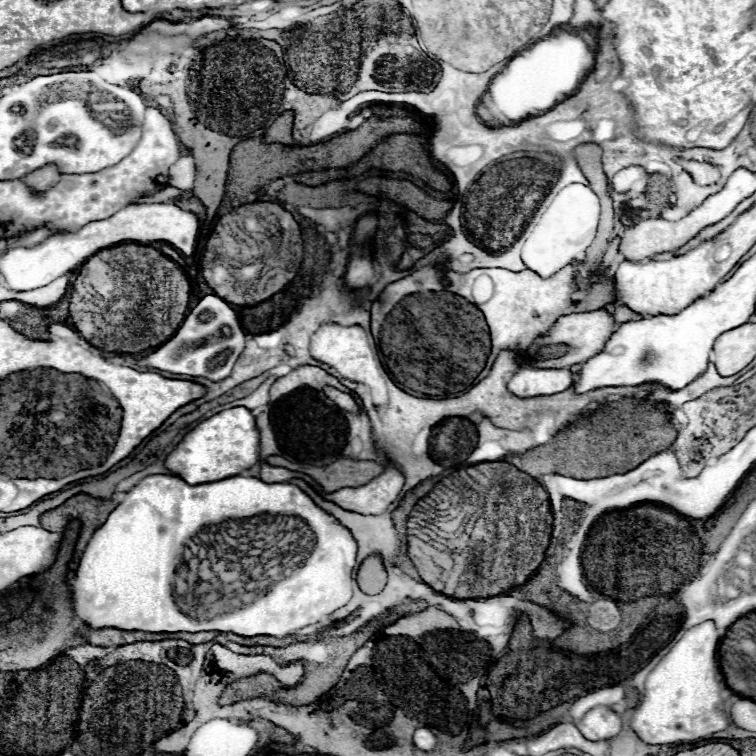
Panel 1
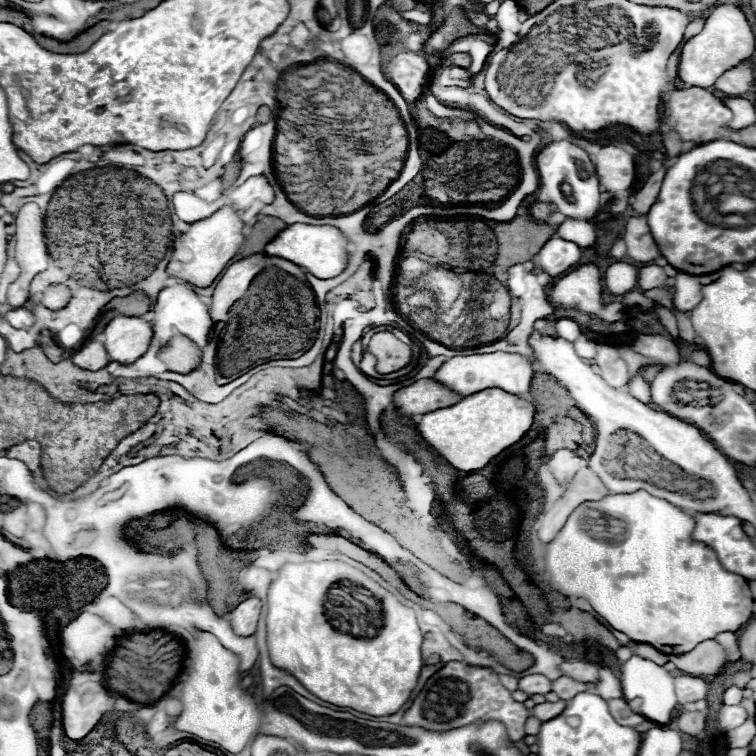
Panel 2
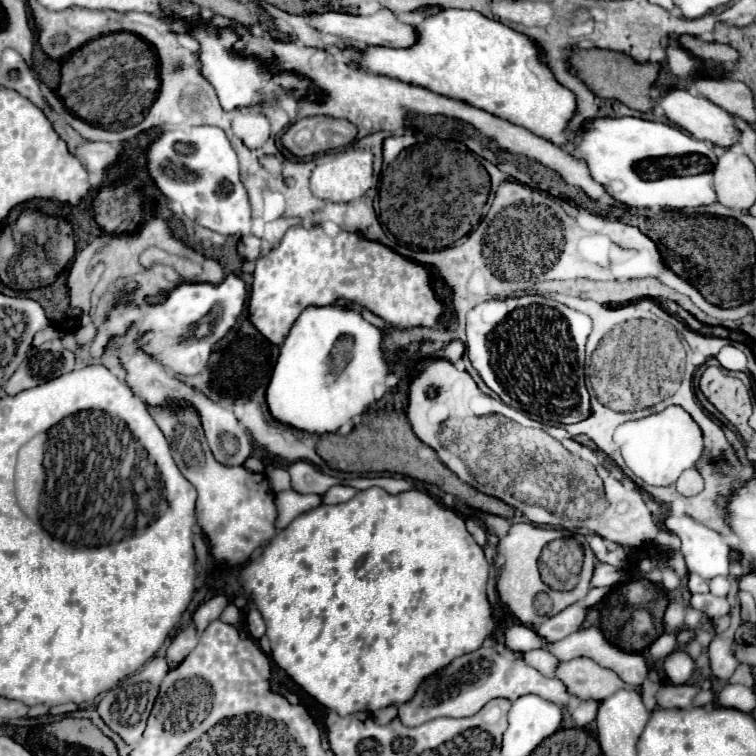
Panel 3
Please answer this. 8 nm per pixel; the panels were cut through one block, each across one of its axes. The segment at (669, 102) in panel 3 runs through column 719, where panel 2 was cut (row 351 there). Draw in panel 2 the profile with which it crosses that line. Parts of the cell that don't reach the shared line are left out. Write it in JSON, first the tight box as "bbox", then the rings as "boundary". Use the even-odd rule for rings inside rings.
{"bbox":[99,316,152,366],"boundary":[[[118,316],[104,328],[102,335],[99,341],[104,344],[110,362],[128,366],[150,348],[152,324],[134,316]]]}

